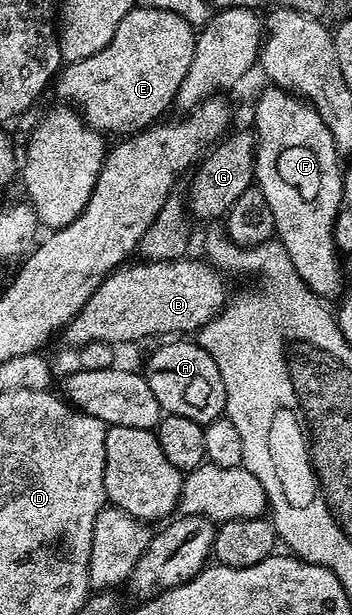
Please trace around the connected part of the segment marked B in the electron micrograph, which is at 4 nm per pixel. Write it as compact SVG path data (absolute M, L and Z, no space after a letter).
M189 256L177 258L169 262L148 262L137 260L134 266L126 265L118 268L95 288L95 292L83 304L83 308L63 331L63 338L80 348L92 341L103 341L112 344L119 342L139 342L143 338L153 338L156 334L165 336L189 336L192 332L200 331L216 314L220 314L227 305L225 296L225 282L222 271L216 266L210 266L208 261L192 262Z

